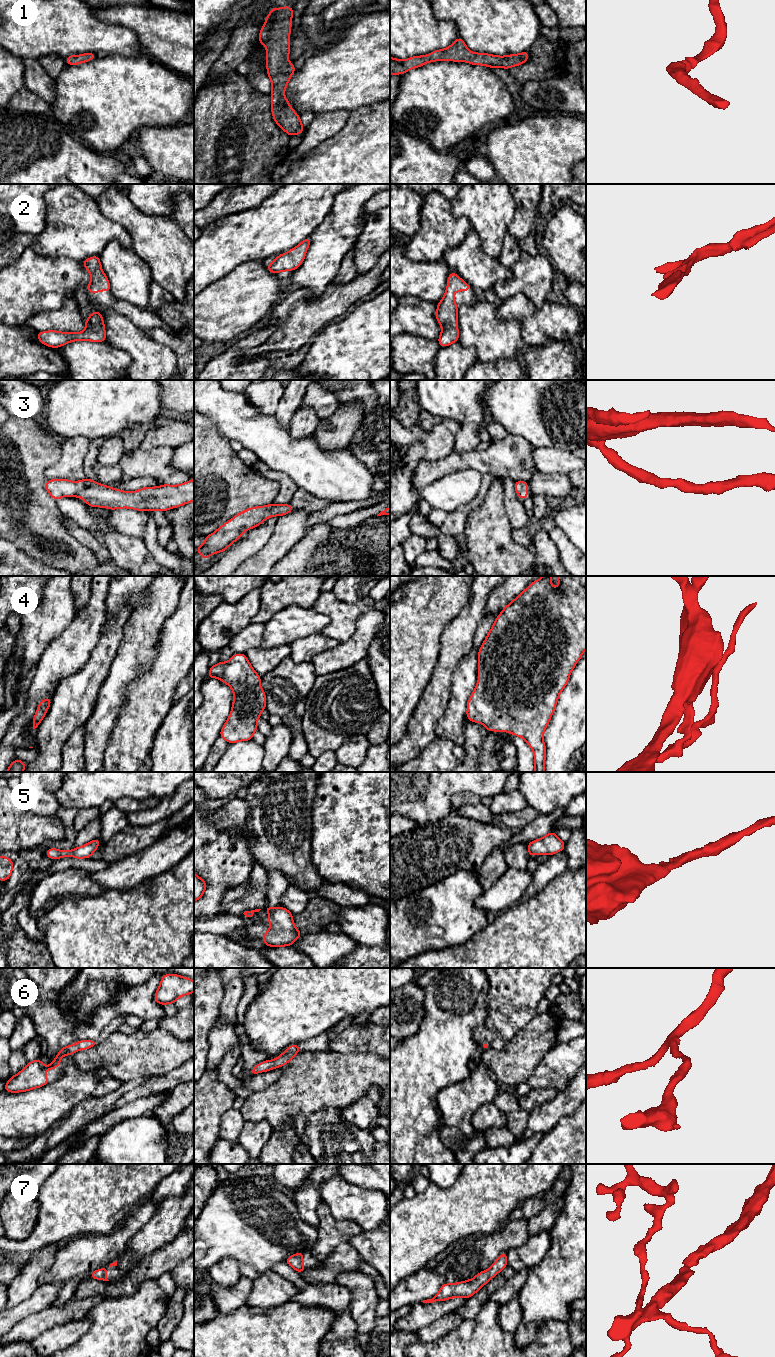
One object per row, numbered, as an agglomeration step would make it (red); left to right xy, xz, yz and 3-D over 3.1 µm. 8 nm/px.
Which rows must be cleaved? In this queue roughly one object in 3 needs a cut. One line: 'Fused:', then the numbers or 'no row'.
Fused: no row

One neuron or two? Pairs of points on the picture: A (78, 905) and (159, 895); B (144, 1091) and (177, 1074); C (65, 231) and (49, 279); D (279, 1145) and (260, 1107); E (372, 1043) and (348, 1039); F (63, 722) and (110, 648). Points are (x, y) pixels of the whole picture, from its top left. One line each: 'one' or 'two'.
A: one
B: one
C: two
D: two
E: one
F: one

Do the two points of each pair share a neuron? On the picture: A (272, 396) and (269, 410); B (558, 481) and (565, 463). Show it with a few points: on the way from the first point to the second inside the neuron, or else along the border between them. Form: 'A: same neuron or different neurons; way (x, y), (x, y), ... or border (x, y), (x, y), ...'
A: same neuron; way (269, 399), (269, 407)
B: different neurons; border (539, 471), (543, 473), (566, 474)

